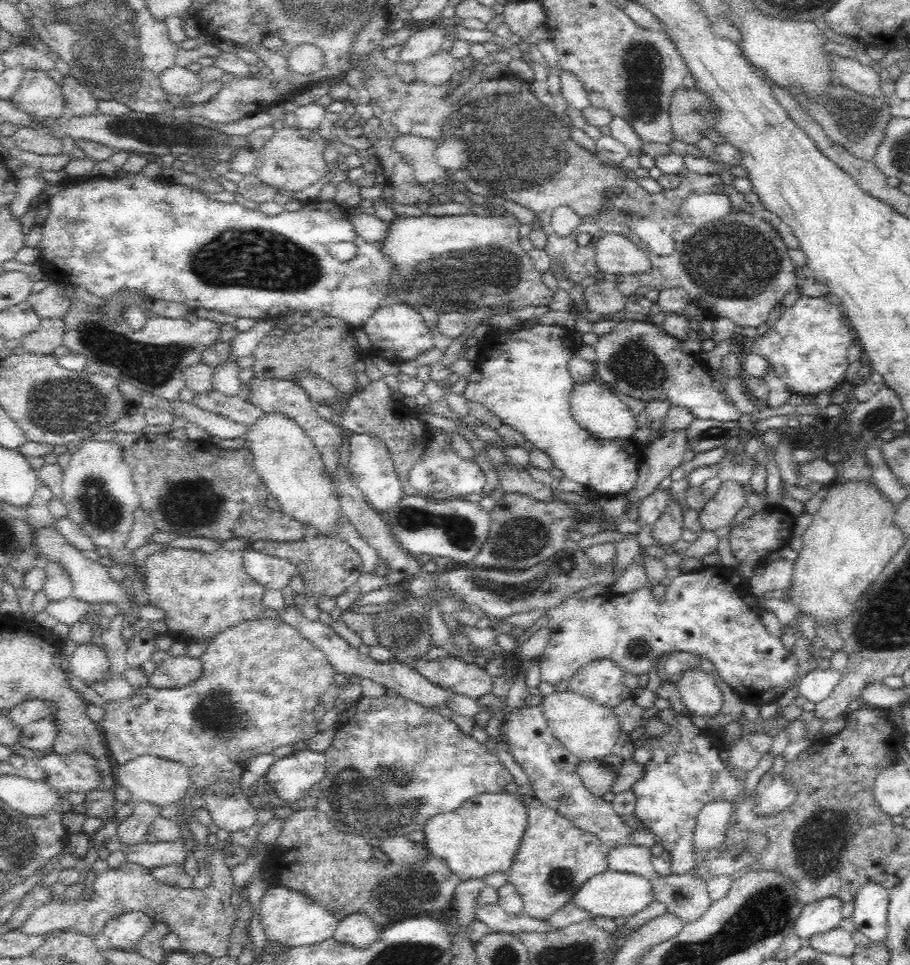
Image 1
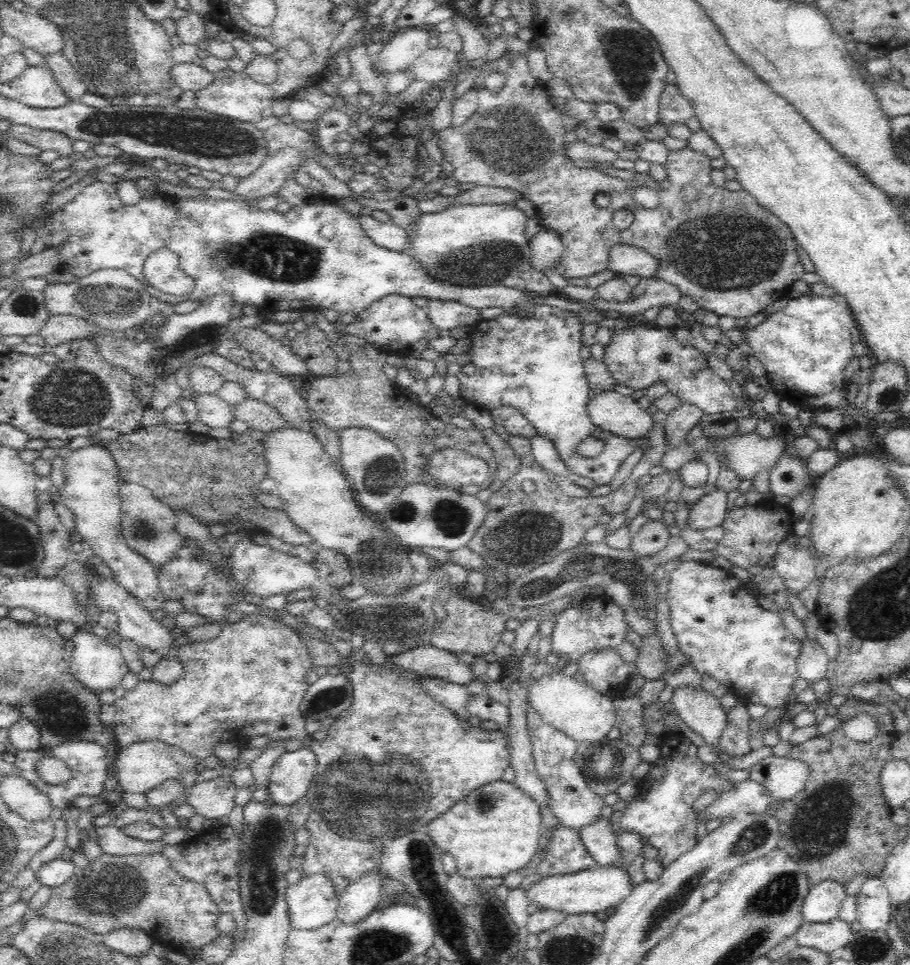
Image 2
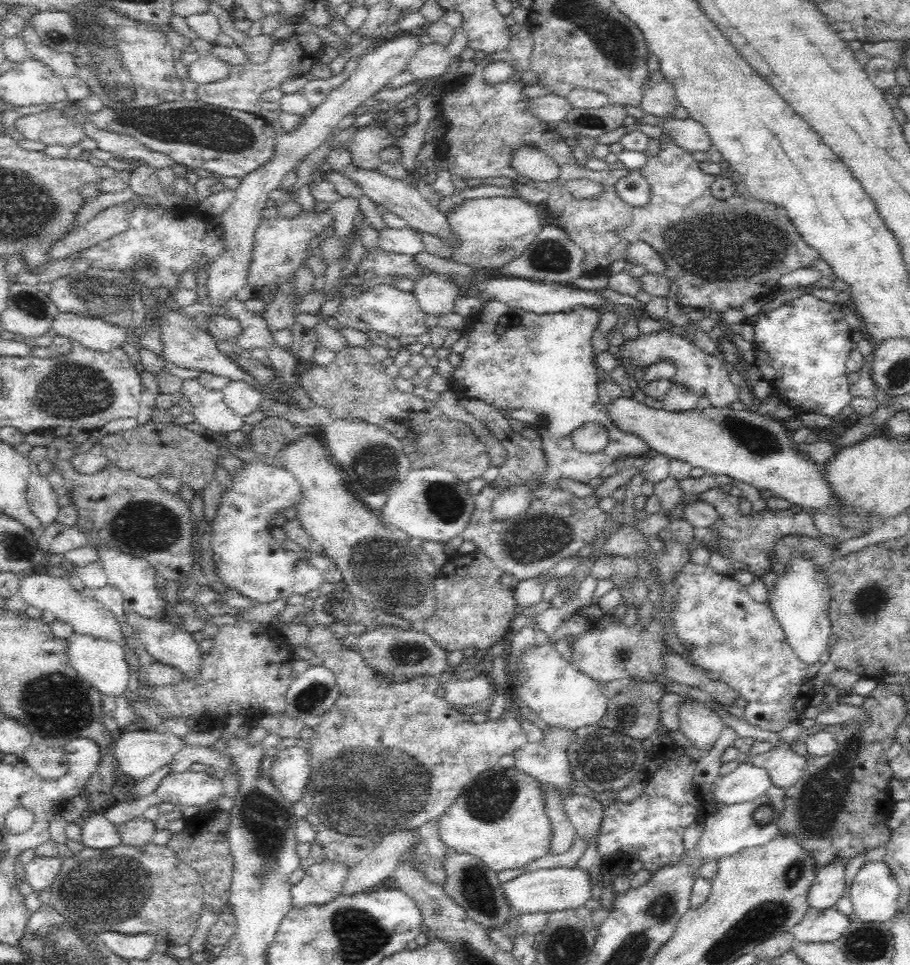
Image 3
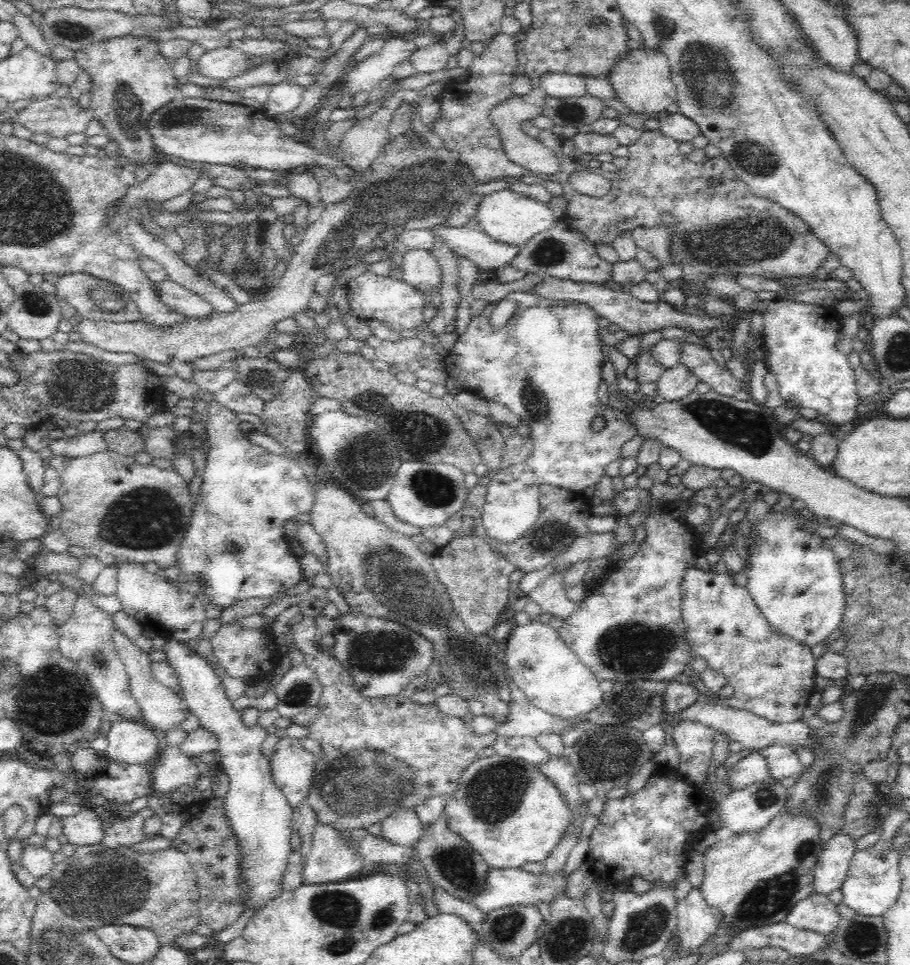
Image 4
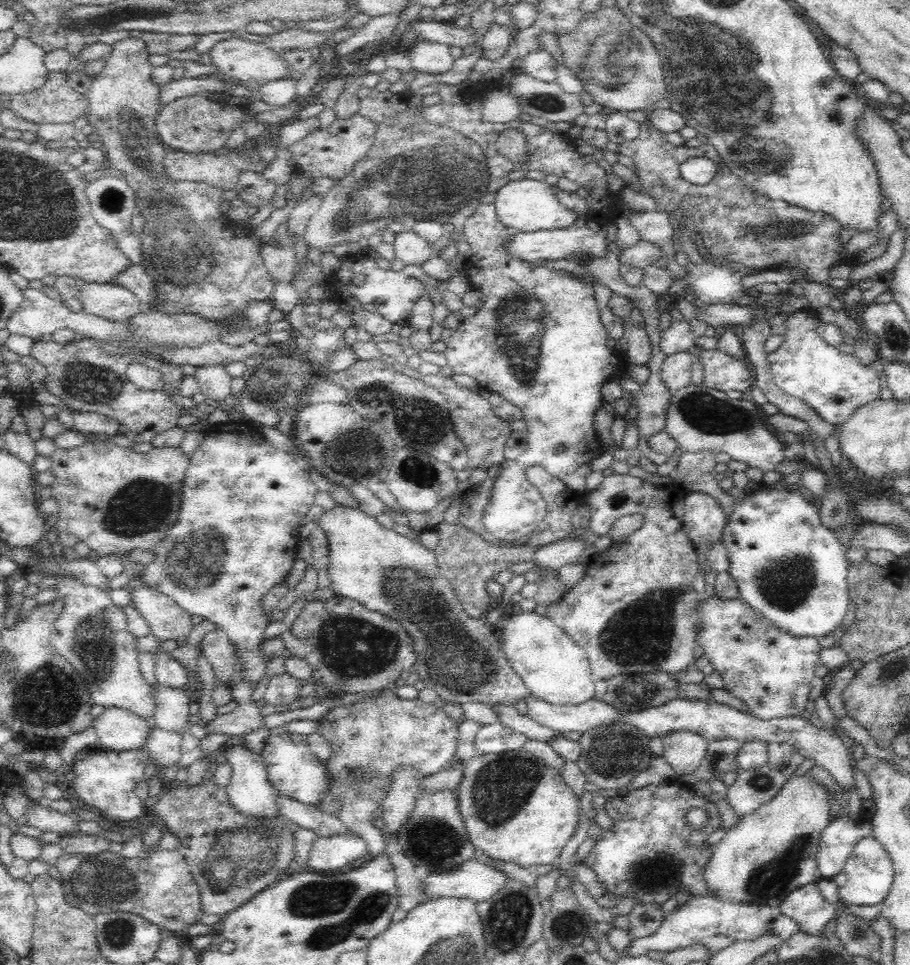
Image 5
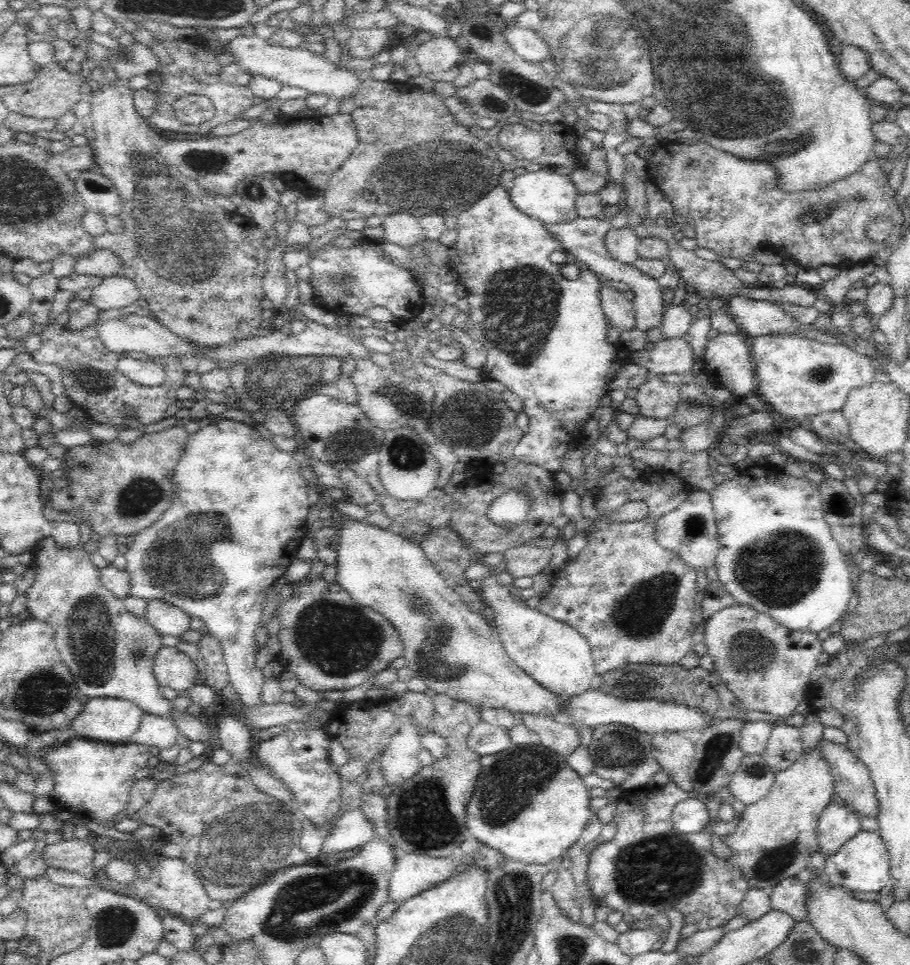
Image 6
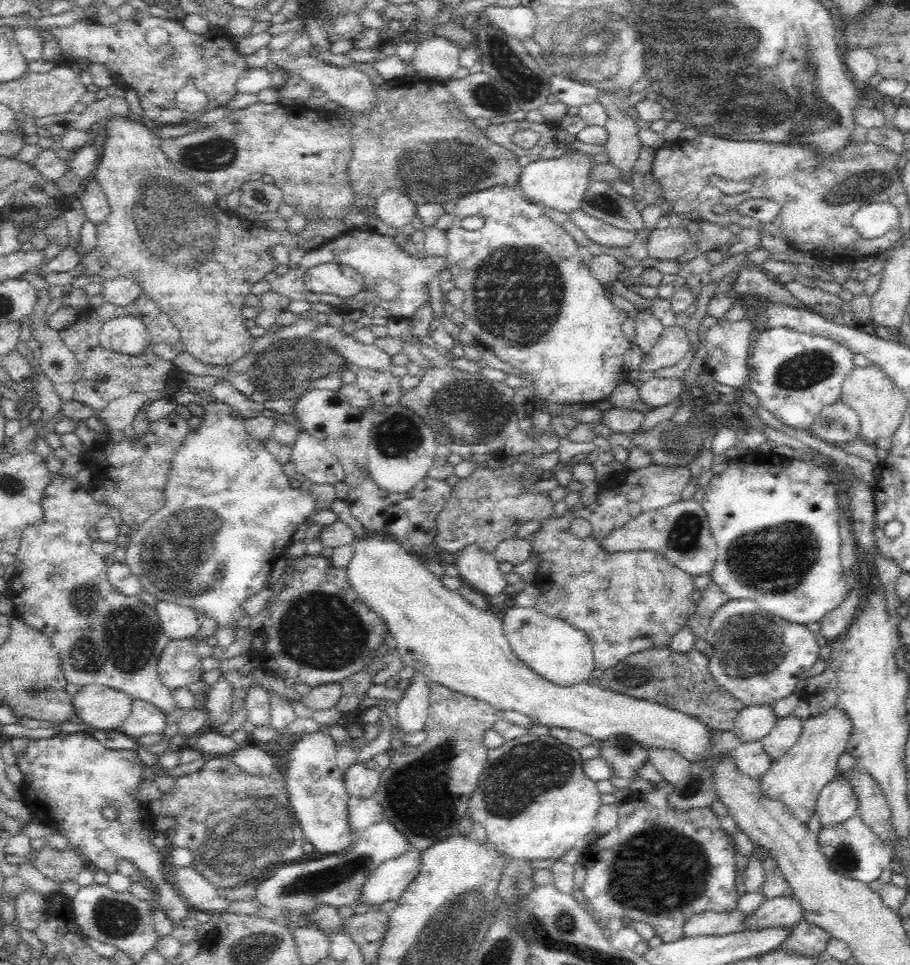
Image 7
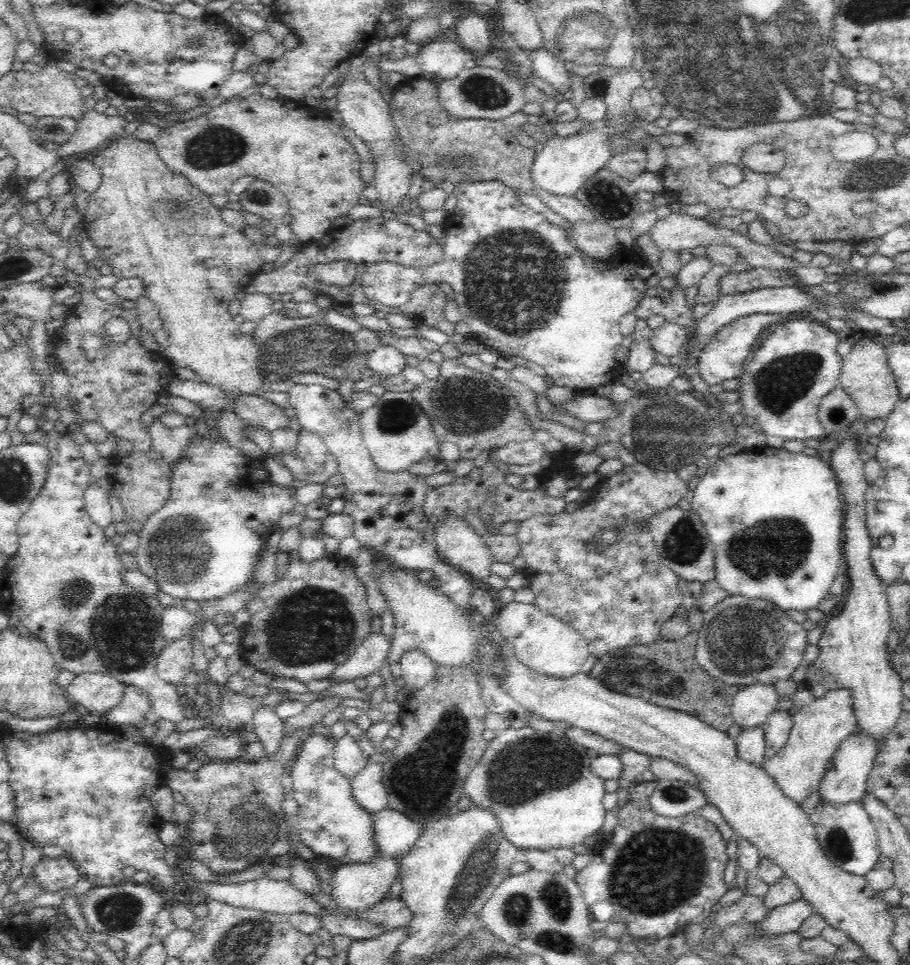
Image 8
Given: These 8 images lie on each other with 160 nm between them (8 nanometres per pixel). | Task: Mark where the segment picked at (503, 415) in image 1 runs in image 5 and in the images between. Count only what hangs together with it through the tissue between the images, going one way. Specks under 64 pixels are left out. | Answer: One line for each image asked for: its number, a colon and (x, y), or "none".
2: (532, 363)
3: (541, 367)
4: (545, 366)
5: (538, 341)

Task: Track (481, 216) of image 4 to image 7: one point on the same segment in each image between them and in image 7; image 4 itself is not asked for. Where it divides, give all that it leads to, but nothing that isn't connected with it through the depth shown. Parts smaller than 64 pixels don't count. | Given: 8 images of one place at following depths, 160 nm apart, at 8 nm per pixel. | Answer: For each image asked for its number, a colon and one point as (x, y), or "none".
5: (525, 206)
6: (546, 196)
7: (560, 185)

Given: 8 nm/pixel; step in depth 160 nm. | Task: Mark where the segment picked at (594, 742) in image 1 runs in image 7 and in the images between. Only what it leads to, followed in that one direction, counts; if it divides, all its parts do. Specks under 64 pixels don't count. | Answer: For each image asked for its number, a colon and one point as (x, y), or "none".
2: (583, 714)
3: (564, 698)
4: (538, 662)
5: (554, 669)
6: (553, 654)
7: (553, 649)

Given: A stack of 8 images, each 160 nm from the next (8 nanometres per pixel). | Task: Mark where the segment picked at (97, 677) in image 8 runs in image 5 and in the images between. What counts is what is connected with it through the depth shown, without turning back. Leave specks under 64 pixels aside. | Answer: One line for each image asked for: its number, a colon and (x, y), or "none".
5: (119, 730)
6: (110, 720)
7: (99, 707)

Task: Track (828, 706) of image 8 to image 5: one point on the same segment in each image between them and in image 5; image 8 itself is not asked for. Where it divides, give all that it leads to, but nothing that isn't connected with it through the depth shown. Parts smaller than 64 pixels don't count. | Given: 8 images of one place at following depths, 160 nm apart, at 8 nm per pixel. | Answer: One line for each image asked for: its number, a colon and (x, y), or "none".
5: (764, 856)
6: (774, 838)
7: (797, 779)

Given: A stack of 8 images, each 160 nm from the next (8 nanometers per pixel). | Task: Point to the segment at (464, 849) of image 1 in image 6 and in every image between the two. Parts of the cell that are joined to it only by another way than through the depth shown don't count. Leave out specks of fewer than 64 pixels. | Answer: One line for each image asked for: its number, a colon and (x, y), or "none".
2: (494, 830)
3: (499, 818)
4: (508, 811)
5: (515, 810)
6: (528, 804)

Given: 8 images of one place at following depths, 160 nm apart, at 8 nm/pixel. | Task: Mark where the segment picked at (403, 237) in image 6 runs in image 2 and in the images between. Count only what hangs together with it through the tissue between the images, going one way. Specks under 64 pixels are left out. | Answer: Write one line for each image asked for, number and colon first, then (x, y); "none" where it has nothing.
2: (446, 315)
3: (435, 296)
4: (421, 269)
5: (411, 249)

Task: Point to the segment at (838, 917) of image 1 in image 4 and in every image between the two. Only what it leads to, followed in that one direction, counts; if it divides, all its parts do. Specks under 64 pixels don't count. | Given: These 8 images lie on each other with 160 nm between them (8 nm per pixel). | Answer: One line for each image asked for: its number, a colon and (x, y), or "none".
2: (822, 905)
3: (828, 887)
4: (830, 871)

